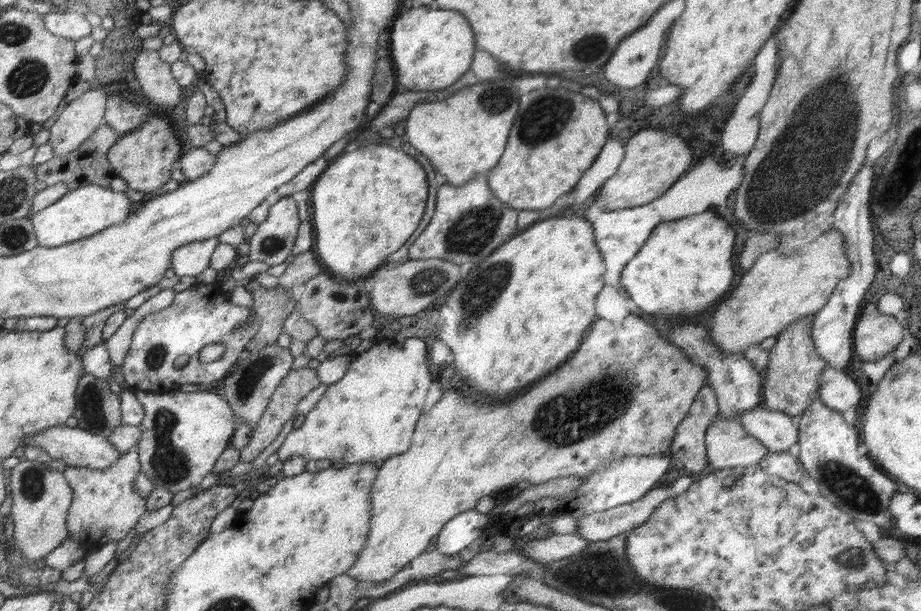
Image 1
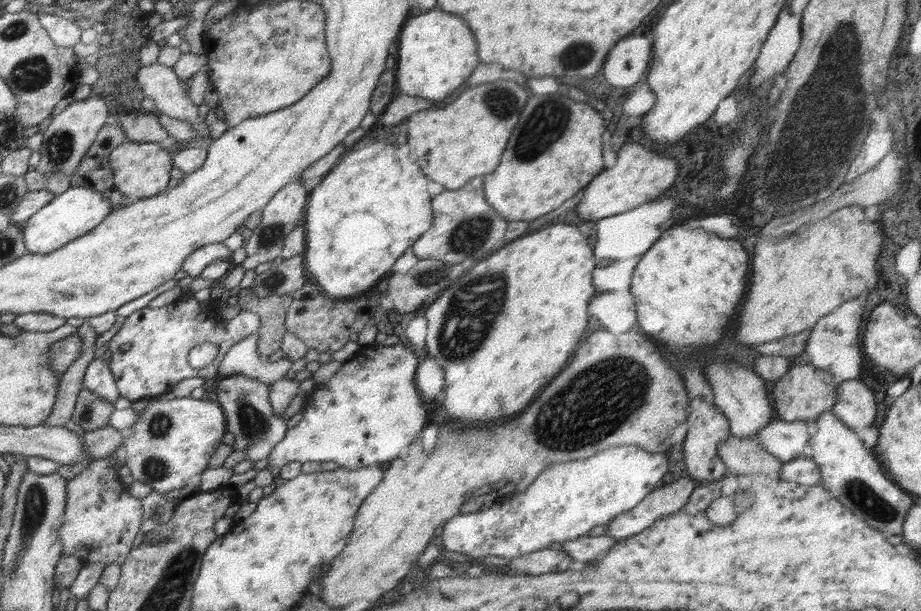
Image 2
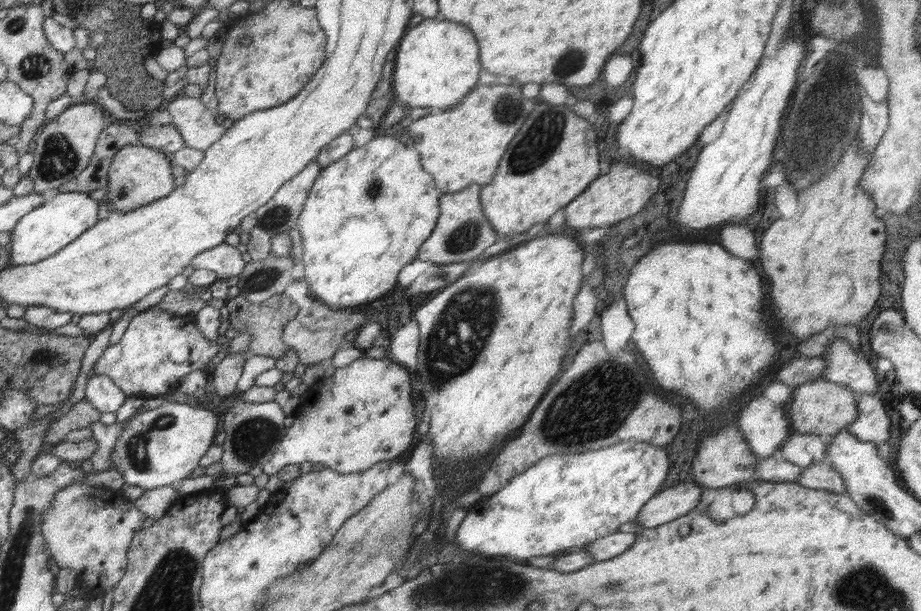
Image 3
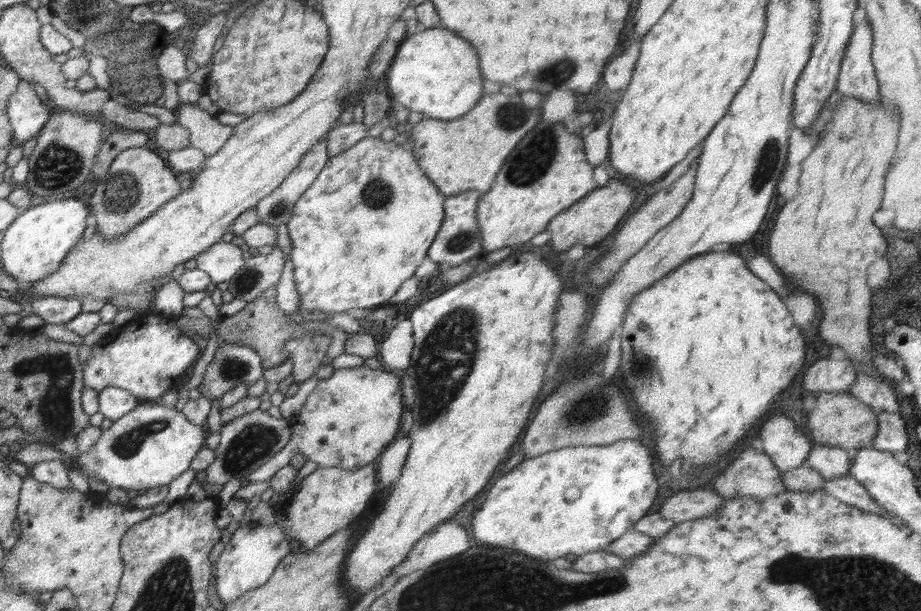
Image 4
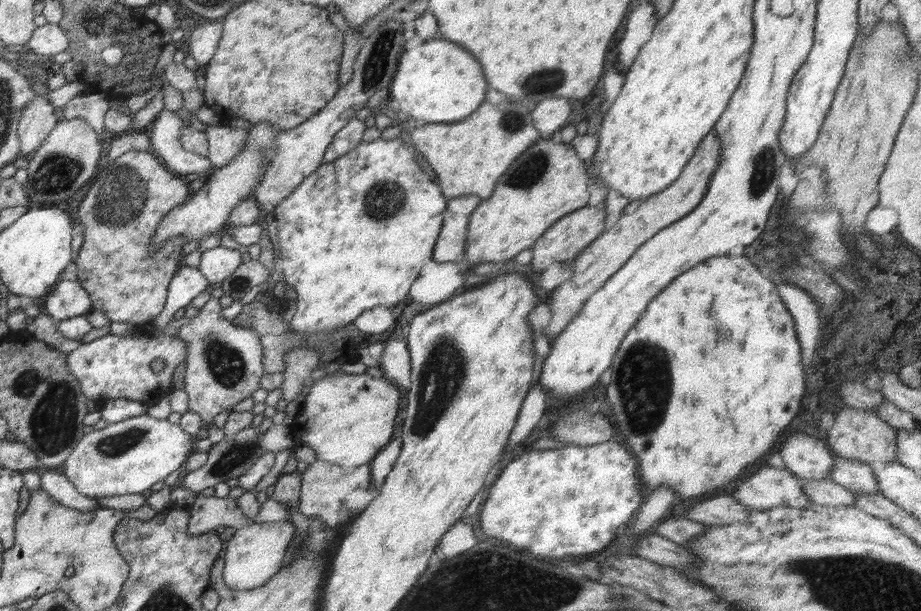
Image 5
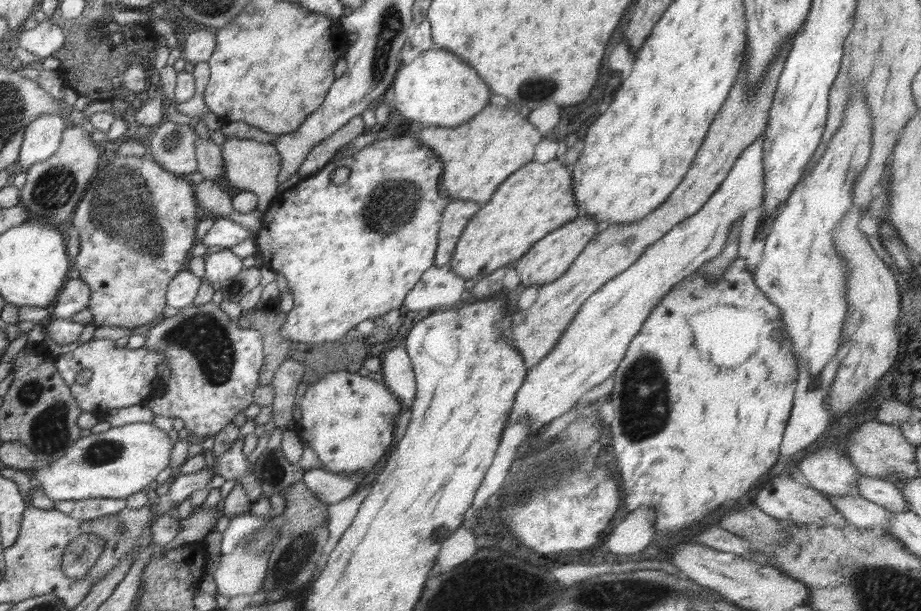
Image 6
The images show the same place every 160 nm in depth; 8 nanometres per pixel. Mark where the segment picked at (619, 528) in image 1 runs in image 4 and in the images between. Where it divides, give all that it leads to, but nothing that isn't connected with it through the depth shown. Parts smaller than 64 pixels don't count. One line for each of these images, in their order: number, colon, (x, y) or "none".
2: (668, 499)
3: (671, 504)
4: (682, 506)

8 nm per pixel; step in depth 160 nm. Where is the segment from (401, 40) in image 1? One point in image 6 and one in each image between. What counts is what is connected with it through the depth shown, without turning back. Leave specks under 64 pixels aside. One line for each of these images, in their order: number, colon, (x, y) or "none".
2: (437, 52)
3: (437, 64)
4: (435, 72)
5: (438, 81)
6: (437, 87)

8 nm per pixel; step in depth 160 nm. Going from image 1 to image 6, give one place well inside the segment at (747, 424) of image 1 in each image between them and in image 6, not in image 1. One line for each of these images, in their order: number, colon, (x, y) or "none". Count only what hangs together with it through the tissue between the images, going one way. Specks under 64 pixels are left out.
2: (787, 441)
3: (803, 450)
4: (831, 462)
5: (859, 478)
6: (886, 494)

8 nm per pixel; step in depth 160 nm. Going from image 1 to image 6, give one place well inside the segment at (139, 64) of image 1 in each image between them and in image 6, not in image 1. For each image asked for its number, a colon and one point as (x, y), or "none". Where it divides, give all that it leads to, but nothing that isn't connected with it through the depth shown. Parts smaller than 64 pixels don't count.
2: (160, 83)
3: (197, 124)
4: (207, 134)
5: (225, 143)
6: (250, 165)

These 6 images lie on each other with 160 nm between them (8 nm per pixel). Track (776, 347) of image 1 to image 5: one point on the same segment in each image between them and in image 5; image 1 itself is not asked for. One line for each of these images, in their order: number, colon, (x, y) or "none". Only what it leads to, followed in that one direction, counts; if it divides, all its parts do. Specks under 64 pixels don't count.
2: (803, 392)
3: (818, 406)
4: (838, 419)
5: (856, 434)

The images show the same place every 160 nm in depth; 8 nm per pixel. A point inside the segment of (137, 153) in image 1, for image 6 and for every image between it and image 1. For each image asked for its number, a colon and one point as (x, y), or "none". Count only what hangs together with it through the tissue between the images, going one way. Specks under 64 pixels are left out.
2: (141, 169)
3: (138, 175)
4: (137, 184)
5: (126, 277)
6: (136, 223)

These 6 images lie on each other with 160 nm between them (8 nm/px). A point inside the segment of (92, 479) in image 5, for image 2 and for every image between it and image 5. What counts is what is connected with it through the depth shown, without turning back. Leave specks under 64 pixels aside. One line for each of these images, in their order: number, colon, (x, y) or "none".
2: (172, 440)
3: (157, 447)
4: (152, 445)

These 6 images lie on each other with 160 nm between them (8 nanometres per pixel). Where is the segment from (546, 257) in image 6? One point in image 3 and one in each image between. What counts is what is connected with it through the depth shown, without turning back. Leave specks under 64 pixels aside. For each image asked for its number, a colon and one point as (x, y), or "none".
3: (624, 189)
4: (589, 220)
5: (568, 238)

